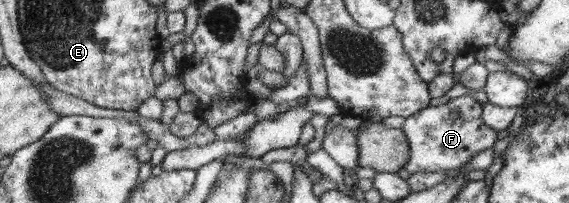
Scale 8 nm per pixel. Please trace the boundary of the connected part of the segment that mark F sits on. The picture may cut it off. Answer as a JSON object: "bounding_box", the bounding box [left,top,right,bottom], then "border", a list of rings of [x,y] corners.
{"bounding_box":[400,95,497,175],"border":[[[464,95],[438,106],[428,106],[407,118],[400,129],[410,143],[410,160],[405,166],[407,172],[411,175],[457,170],[466,166],[476,153],[491,149],[497,142],[497,132],[486,126],[482,119],[482,105],[473,96]]]}

